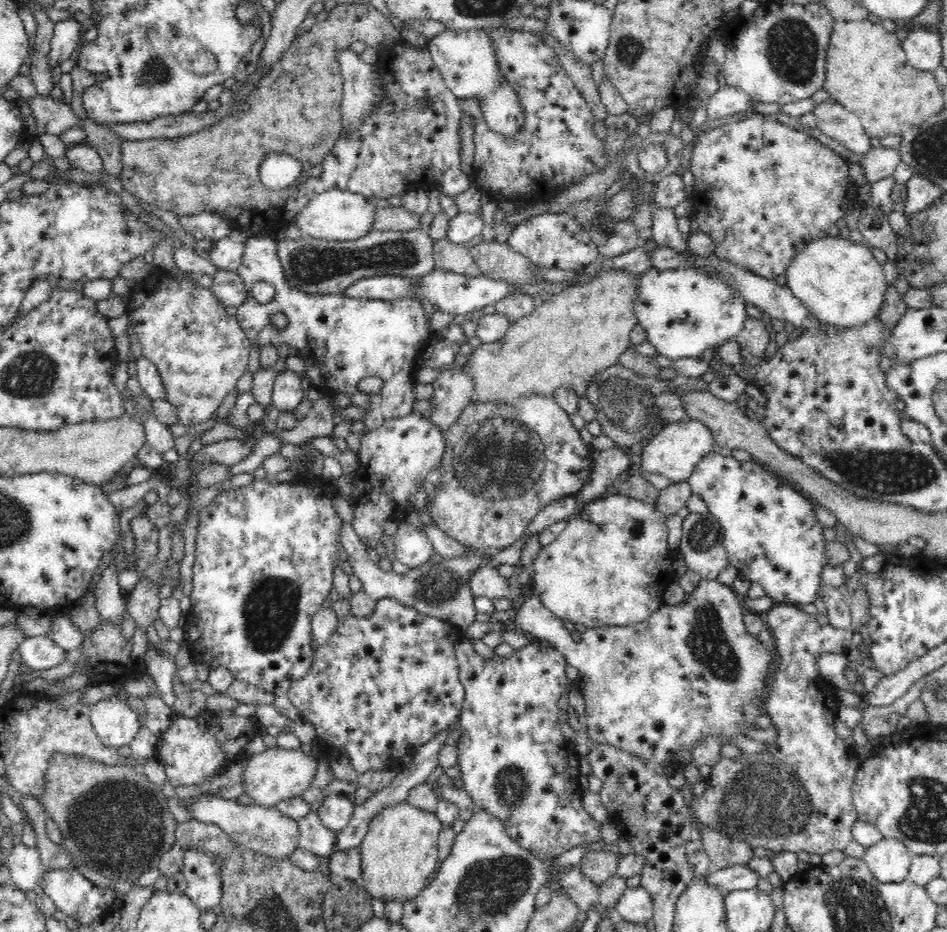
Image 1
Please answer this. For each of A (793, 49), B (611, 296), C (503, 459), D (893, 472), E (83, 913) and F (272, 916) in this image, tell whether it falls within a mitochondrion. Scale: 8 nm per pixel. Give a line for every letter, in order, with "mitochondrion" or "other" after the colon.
A: mitochondrion
B: other
C: mitochondrion
D: mitochondrion
E: other
F: mitochondrion

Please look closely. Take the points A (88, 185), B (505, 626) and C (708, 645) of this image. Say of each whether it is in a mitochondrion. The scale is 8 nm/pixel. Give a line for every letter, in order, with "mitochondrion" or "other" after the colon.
A: other
B: other
C: mitochondrion

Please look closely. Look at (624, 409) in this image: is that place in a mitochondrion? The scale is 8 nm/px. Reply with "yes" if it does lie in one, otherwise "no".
yes

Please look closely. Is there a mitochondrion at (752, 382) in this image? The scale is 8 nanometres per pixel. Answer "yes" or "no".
no

